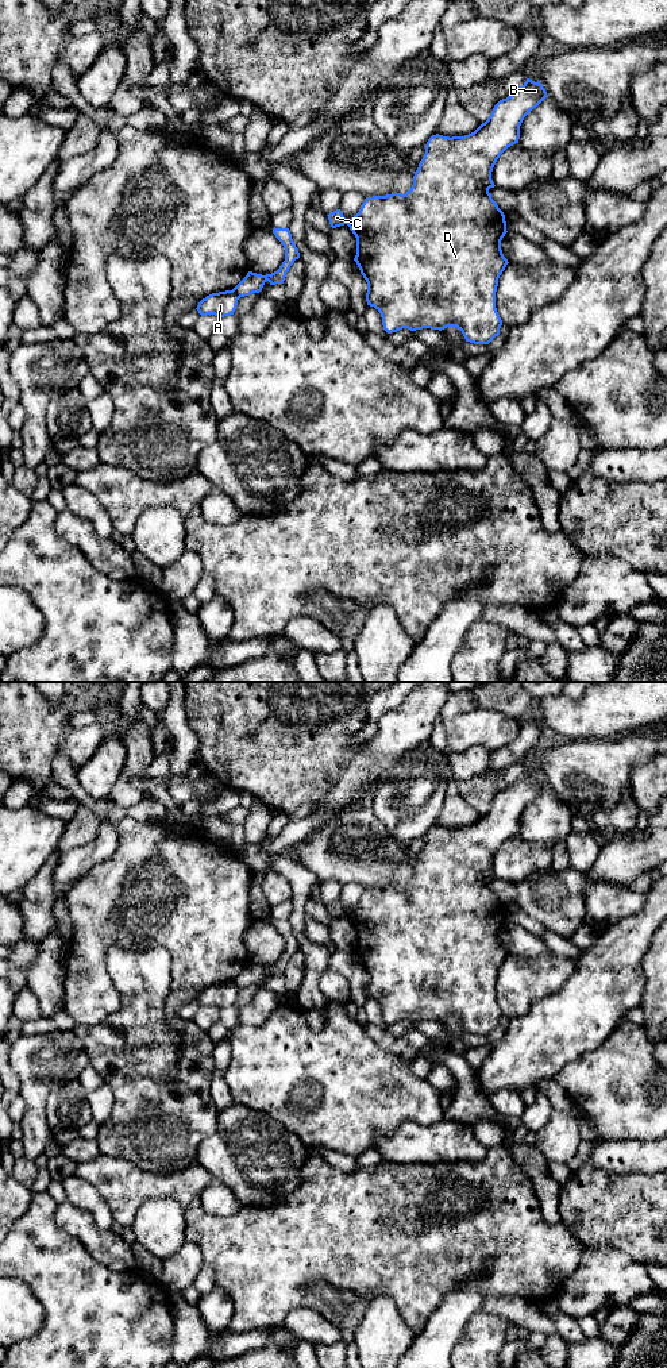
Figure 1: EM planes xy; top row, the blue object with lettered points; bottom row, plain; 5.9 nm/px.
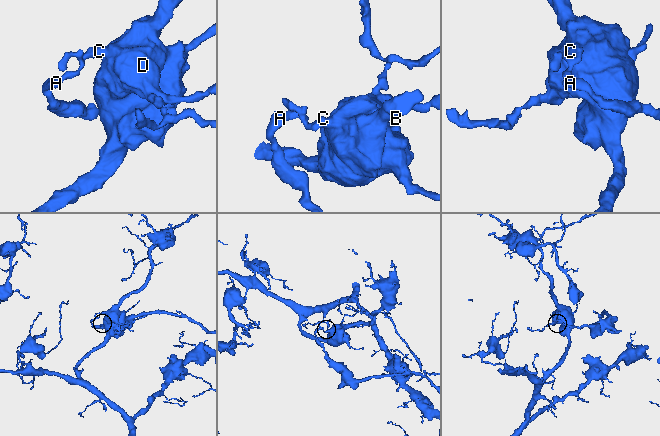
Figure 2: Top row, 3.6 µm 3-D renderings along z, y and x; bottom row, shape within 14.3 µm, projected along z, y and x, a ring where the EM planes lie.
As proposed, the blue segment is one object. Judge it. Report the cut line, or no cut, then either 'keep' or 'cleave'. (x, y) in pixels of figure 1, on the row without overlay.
cut xy (232, 981), (239, 989); cleave

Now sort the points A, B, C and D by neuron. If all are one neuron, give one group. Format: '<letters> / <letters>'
A / B C D

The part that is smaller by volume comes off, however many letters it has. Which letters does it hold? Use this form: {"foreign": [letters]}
{"foreign": ["A"]}

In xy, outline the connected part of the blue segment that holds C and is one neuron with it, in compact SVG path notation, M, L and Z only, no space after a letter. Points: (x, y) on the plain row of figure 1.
M527 770L523 778L494 797L487 812L474 824L452 829L432 826L409 883L366 889L359 903L350 912L340 901L327 906L332 920L347 916L355 926L354 952L367 974L366 993L381 1005L388 1025L402 1020L442 1022L456 1018L466 1033L474 1036L489 1036L500 1026L502 1011L496 999L496 983L498 970L509 955L501 941L501 932L508 922L505 906L489 885L489 880L496 878L491 863L500 847L518 835L524 809L545 789L547 783L540 772Z

